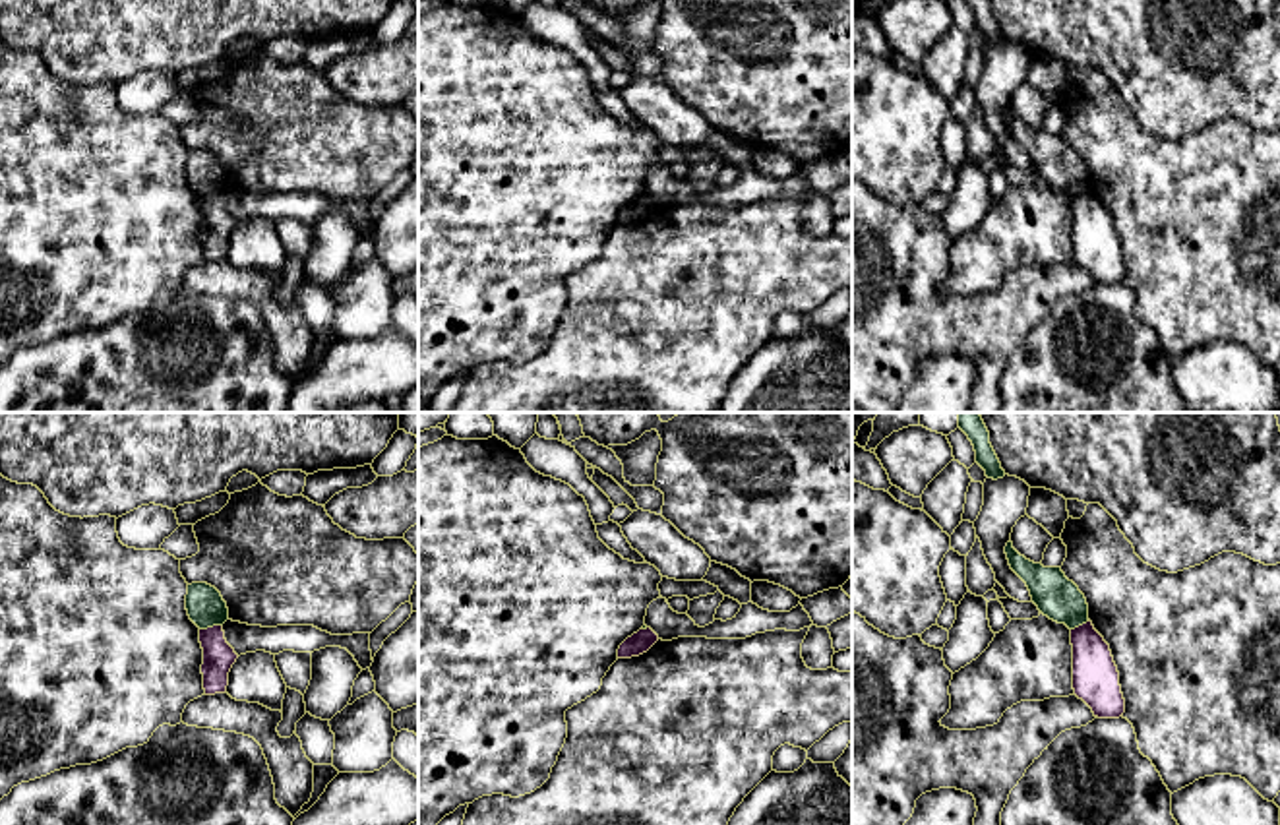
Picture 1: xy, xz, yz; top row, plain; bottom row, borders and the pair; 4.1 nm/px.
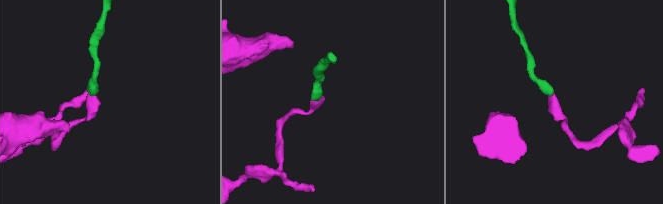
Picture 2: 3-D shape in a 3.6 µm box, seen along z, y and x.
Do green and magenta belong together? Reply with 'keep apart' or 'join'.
keep apart

